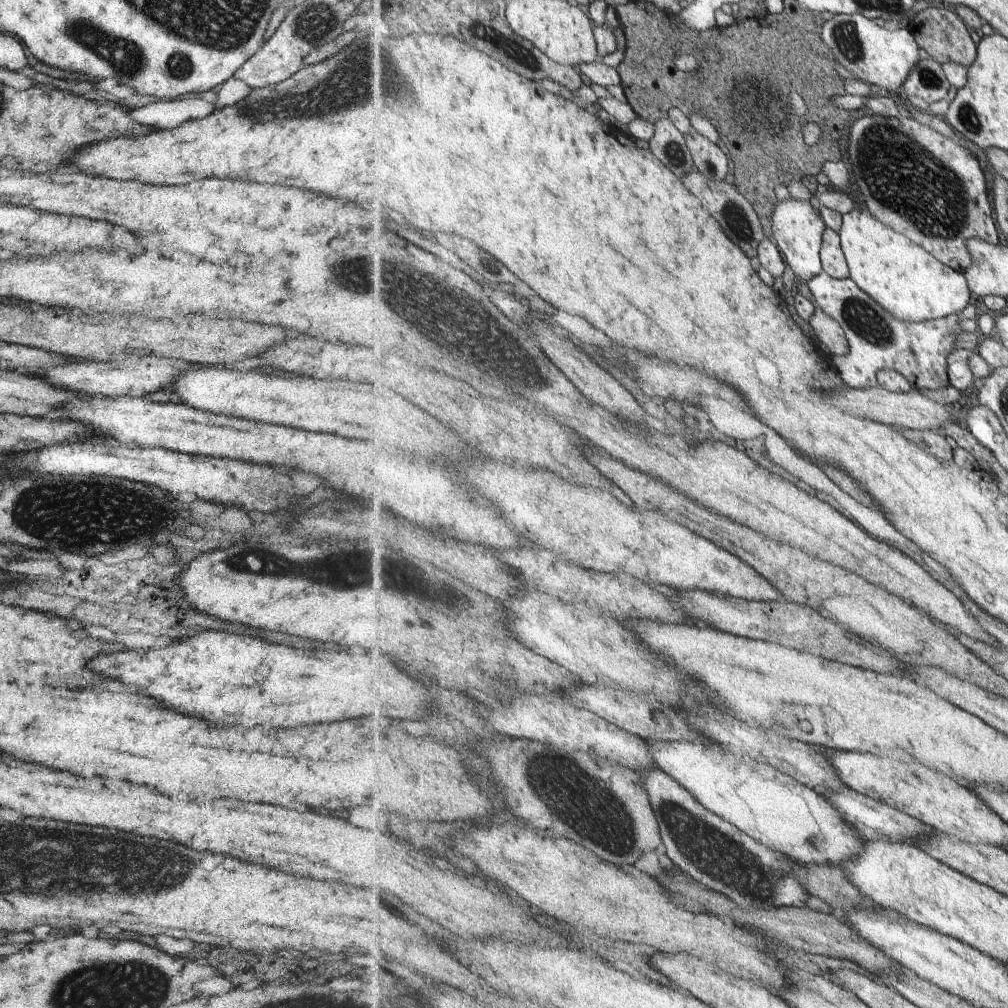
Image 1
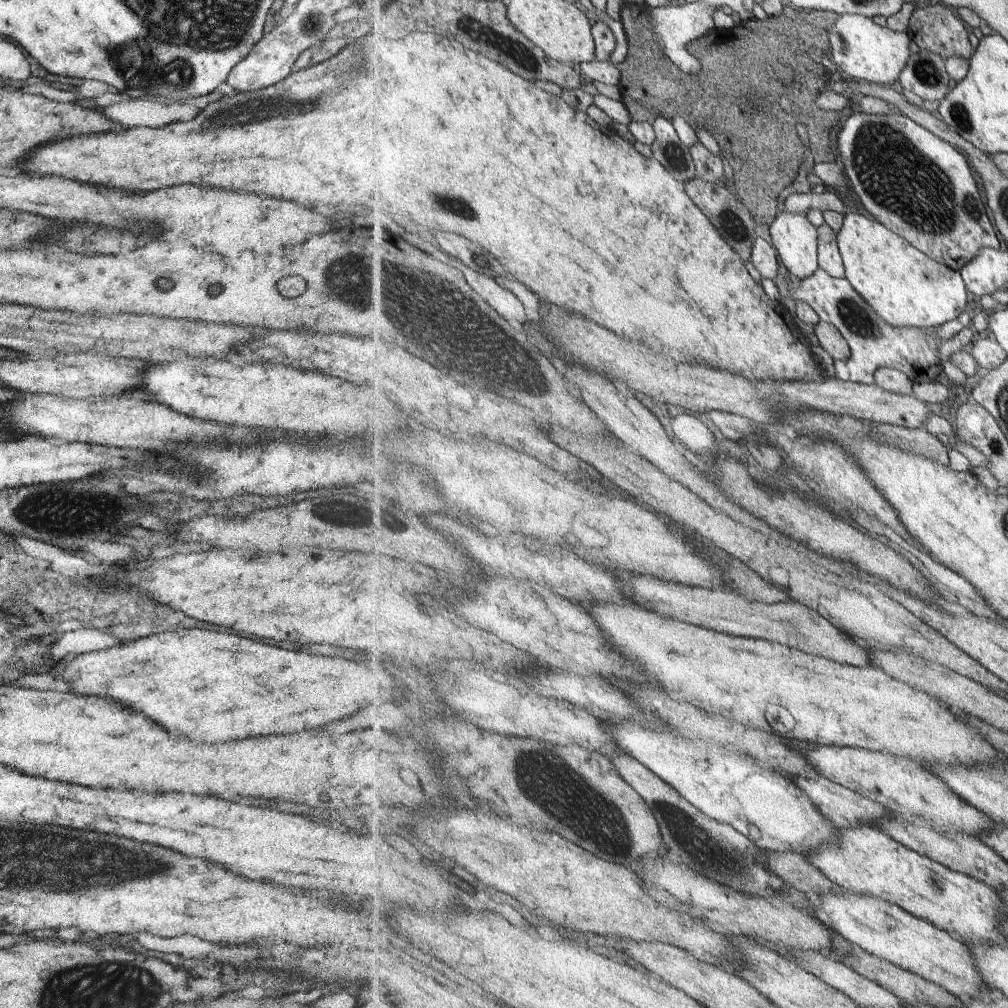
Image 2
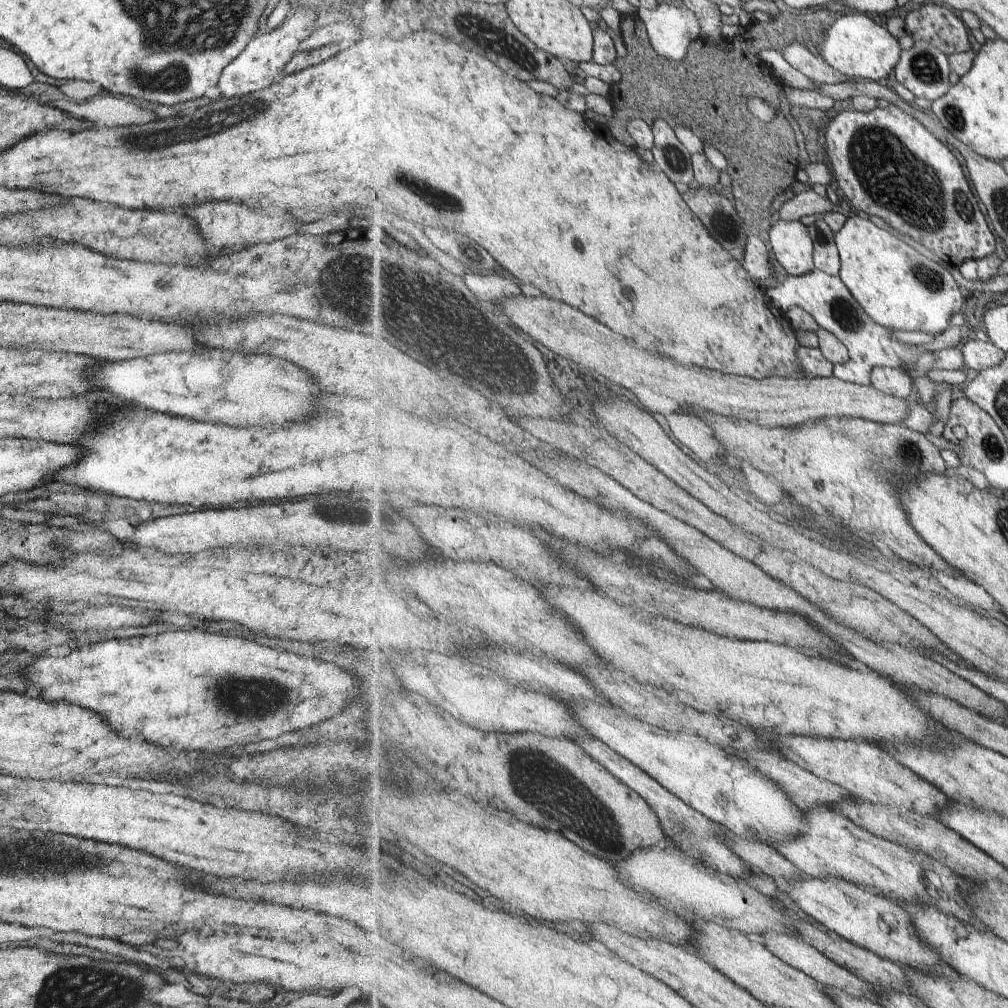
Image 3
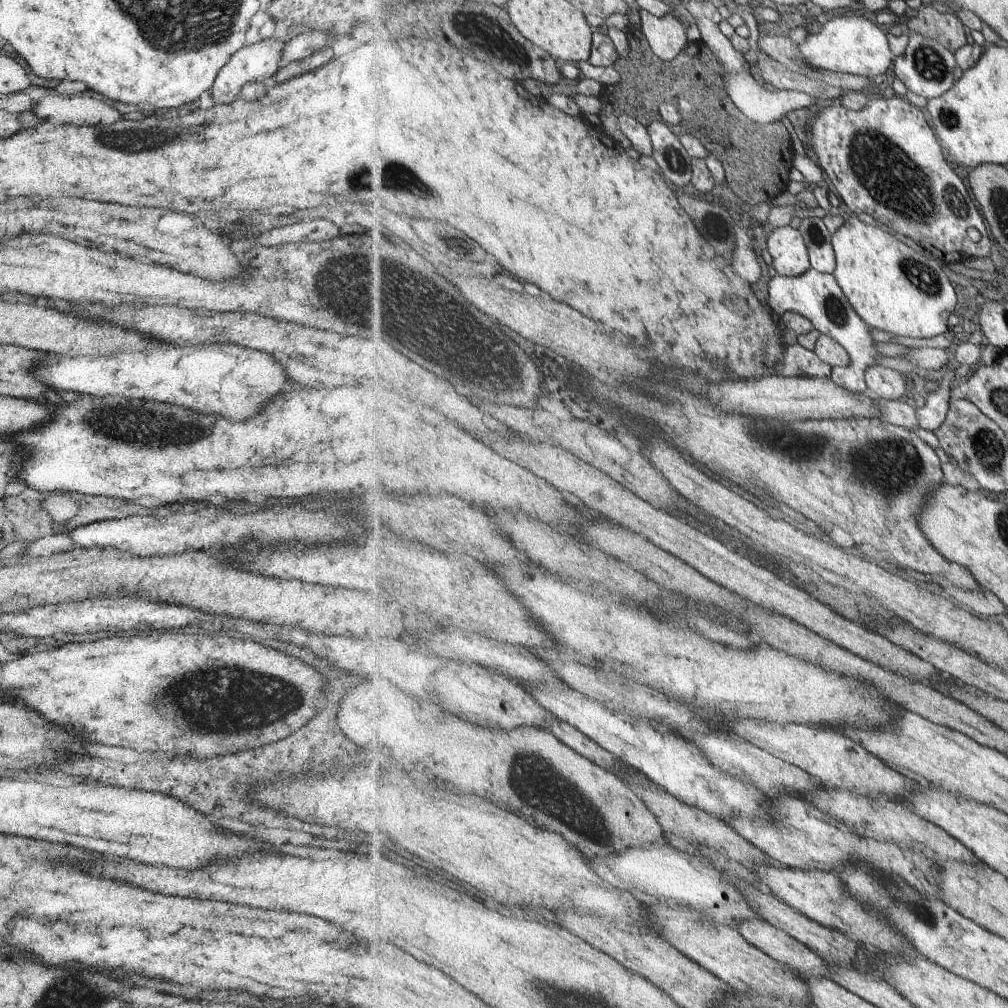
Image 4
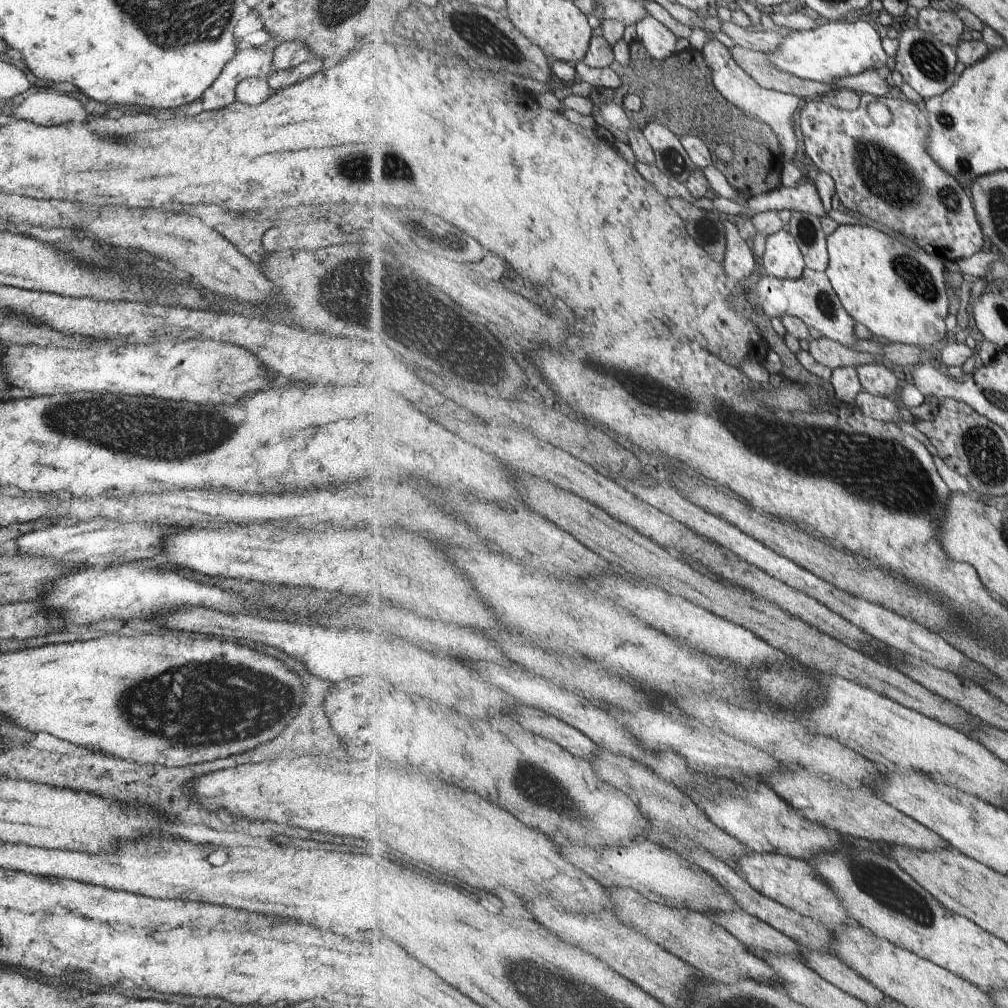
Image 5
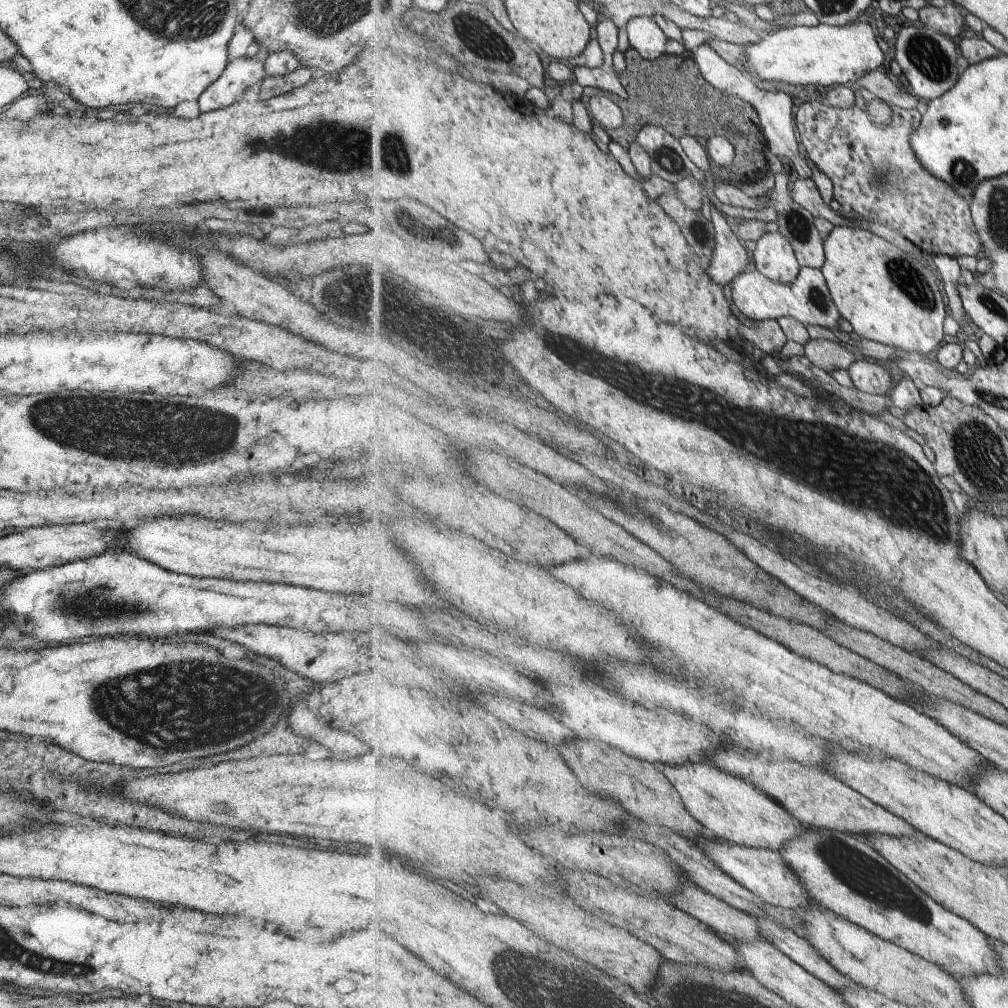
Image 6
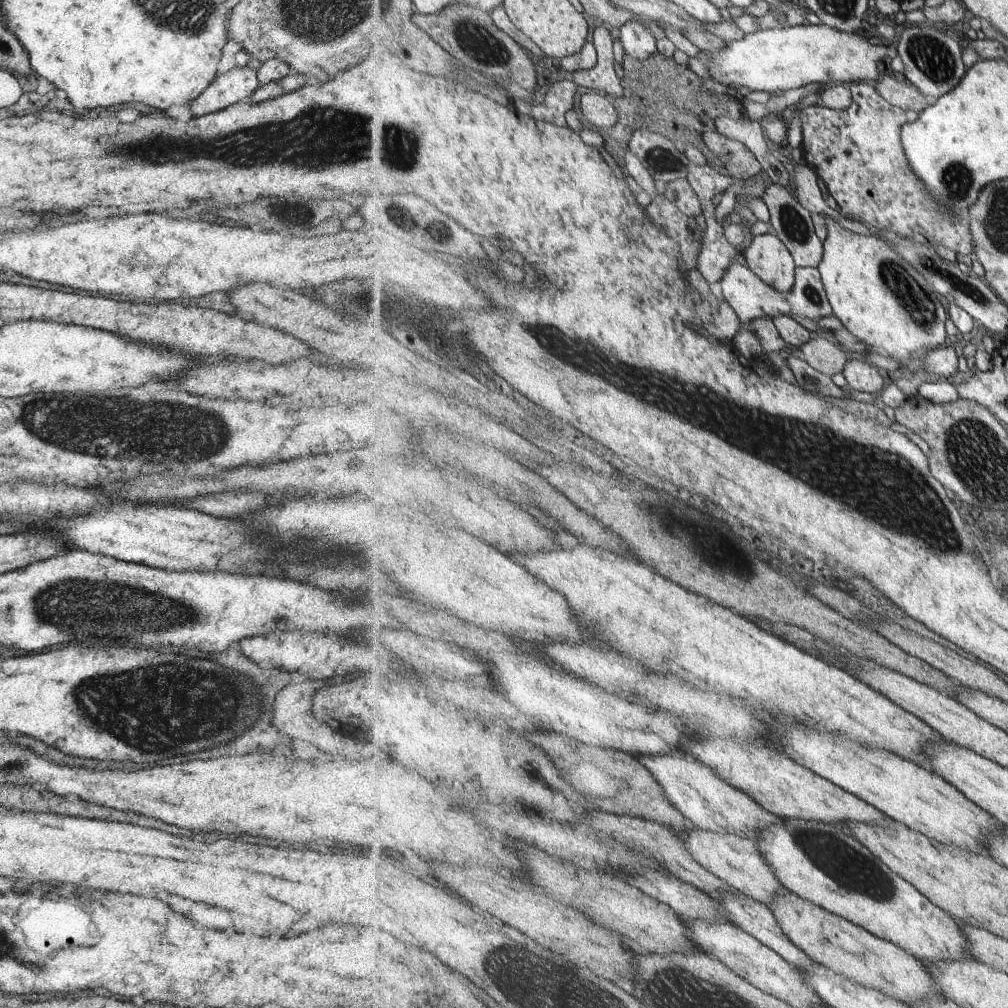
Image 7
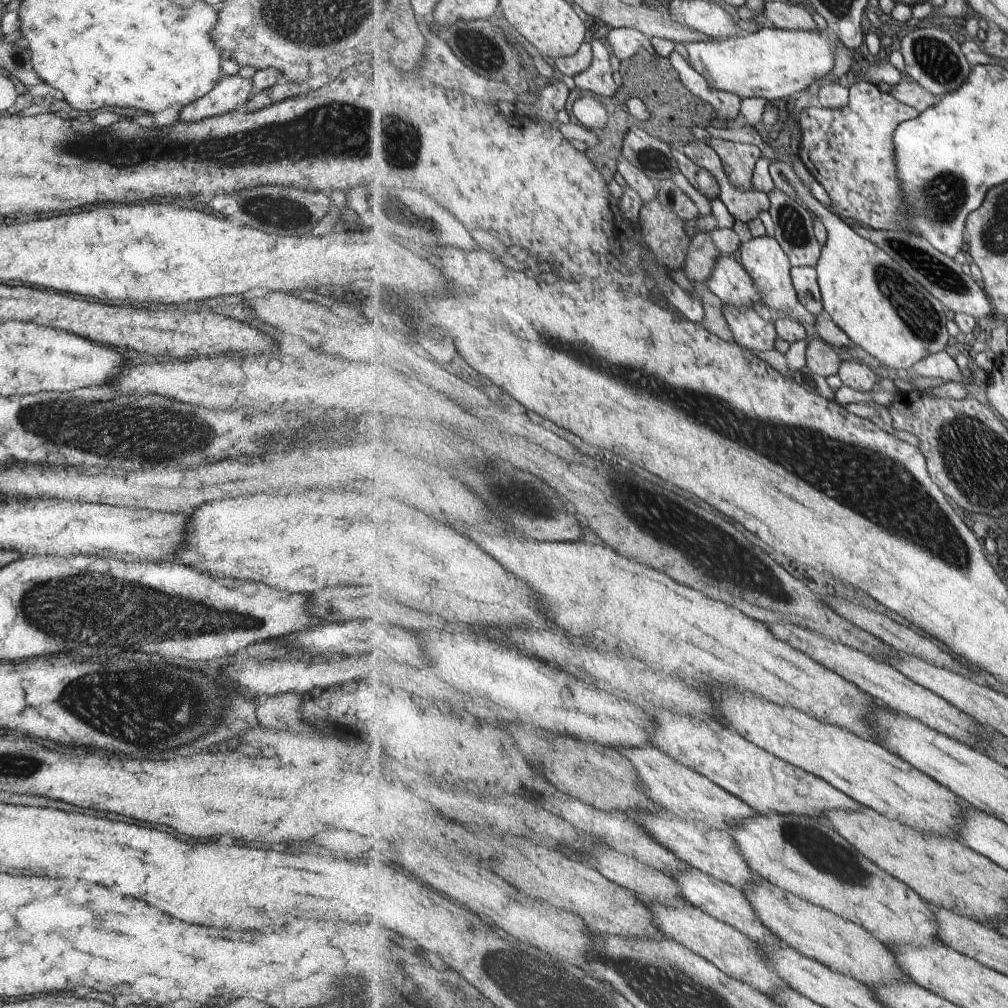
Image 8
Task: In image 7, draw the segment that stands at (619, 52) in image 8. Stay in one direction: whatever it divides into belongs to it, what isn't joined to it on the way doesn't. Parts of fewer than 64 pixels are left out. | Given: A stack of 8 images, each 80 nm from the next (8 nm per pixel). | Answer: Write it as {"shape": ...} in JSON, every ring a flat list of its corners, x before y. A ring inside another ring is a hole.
{"shape":[[629,22,620,28,619,42,623,46,625,54,633,59,645,60,659,52,657,48,657,34,653,34,645,24,641,22]]}

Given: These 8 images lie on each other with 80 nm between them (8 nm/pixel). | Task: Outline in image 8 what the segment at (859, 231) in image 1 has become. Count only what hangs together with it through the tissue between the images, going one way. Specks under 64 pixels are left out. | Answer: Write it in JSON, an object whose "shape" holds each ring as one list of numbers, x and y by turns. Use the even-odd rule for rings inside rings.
{"shape":[[791,154,791,164,776,160,769,165,769,174,775,186,785,194,807,206,825,224,828,230,828,241,822,250,822,255,817,266,818,281,824,298,825,314,831,317,850,337,857,346,860,346,869,355,875,357,887,366,887,369,901,370,911,368,919,361,927,358,930,354,935,354,947,350,949,344,949,332,945,326,945,308,935,295,915,279,912,274,907,274,903,266,899,266,889,253,886,253,874,242,859,236,853,228,853,223,842,219,830,208,827,209,819,200,813,196,808,186,801,180,796,171,796,161,798,154]]}

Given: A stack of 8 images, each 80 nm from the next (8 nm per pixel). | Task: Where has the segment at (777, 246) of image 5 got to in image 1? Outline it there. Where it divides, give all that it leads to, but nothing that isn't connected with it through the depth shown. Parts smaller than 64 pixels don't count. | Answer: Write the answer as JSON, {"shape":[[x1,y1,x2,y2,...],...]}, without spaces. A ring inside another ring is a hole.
{"shape":[[789,198,772,206,772,233,784,262,791,268,796,276,803,281,811,281,817,274,824,272,822,266,821,250,823,247,823,234,827,226,822,214,815,210,811,202]]}

